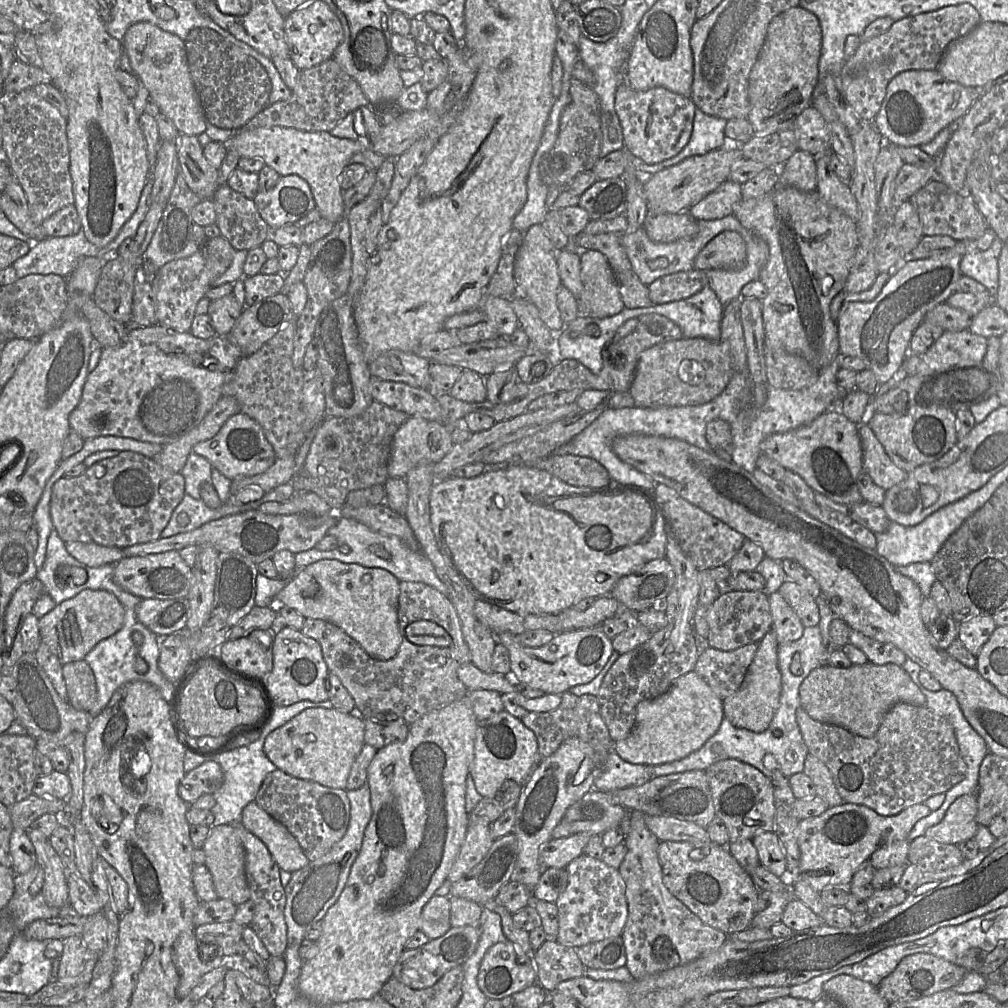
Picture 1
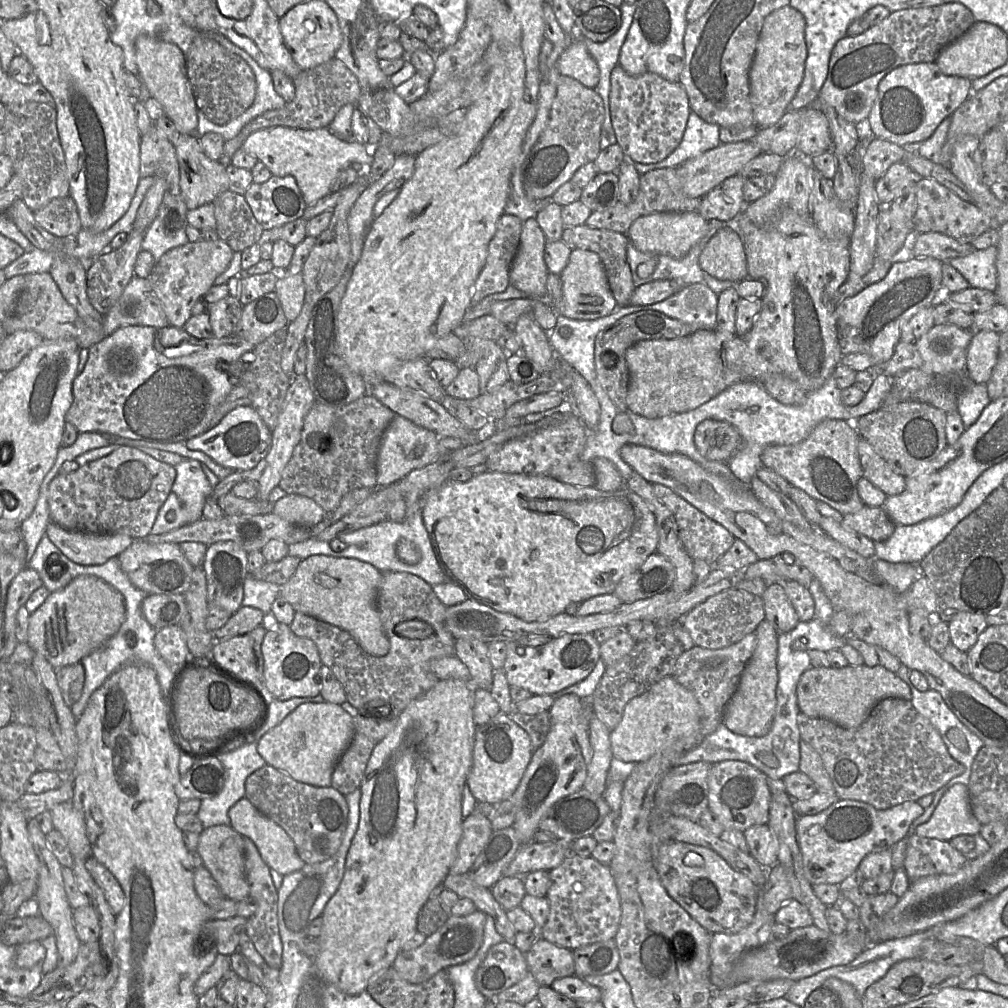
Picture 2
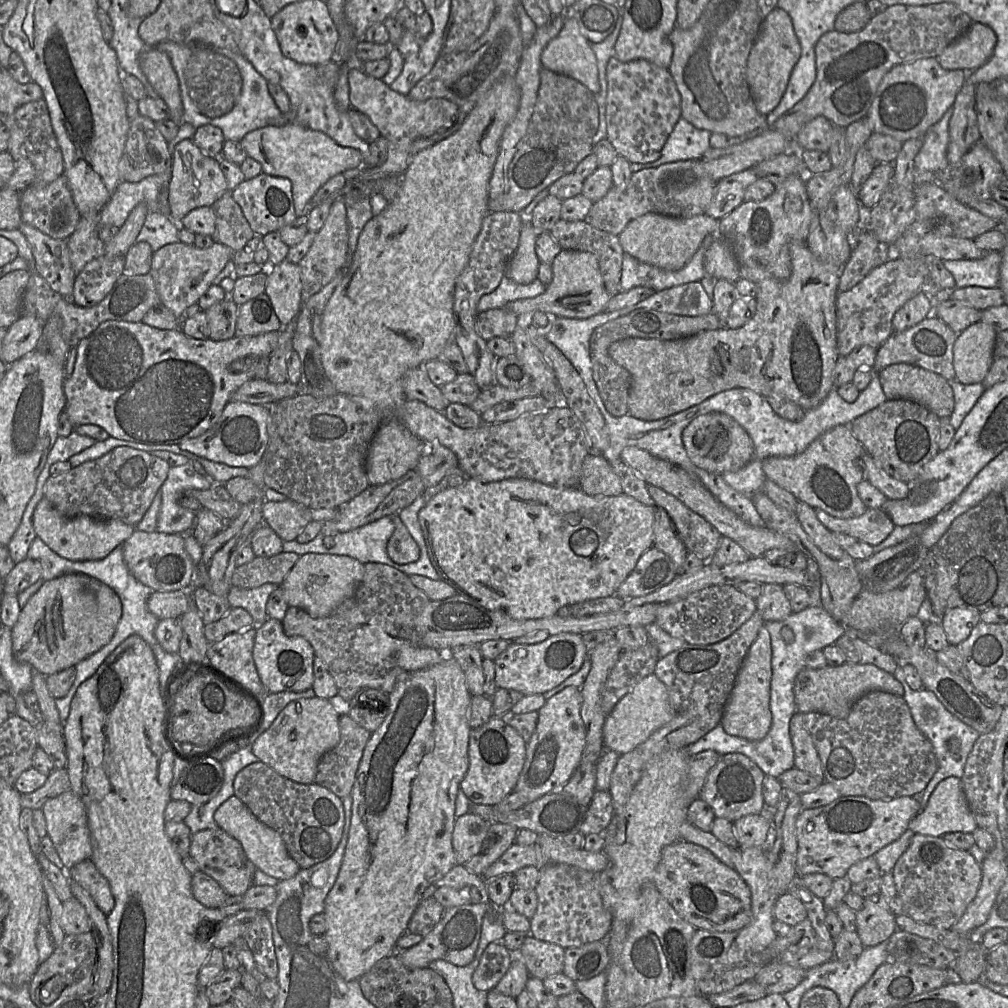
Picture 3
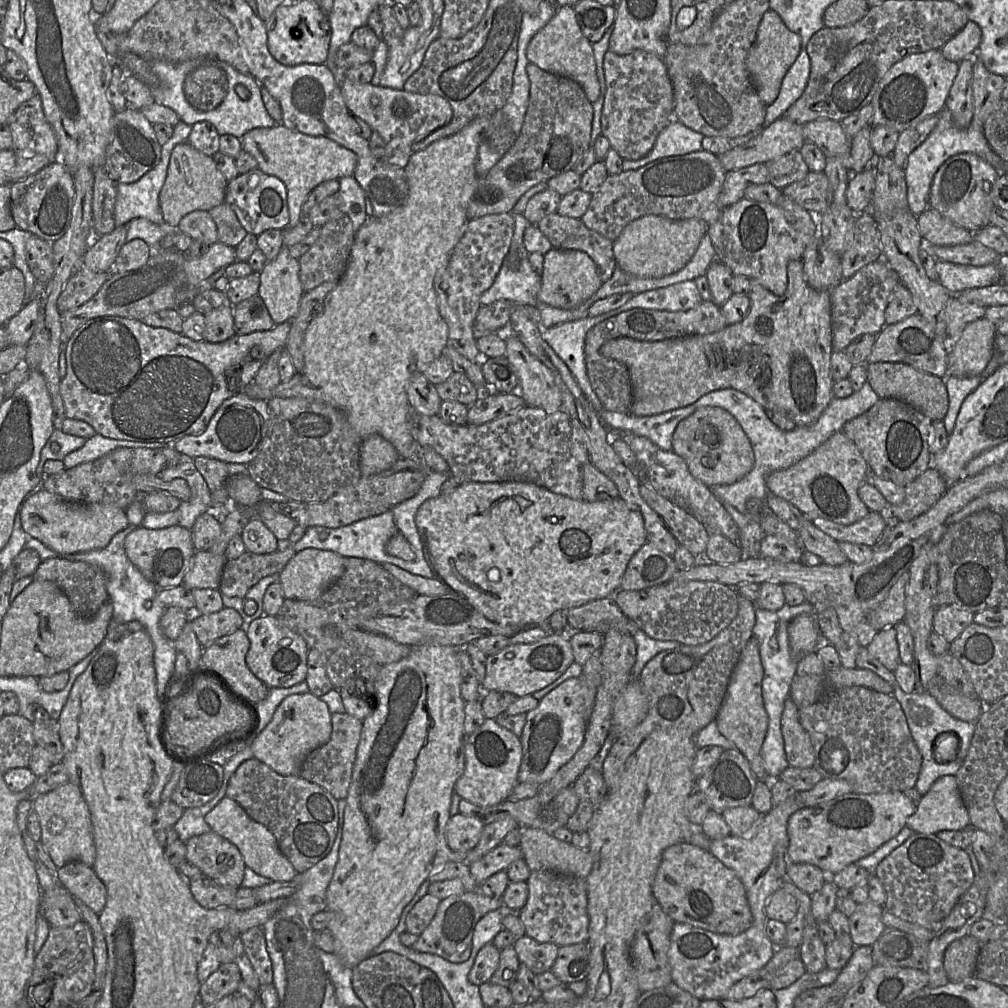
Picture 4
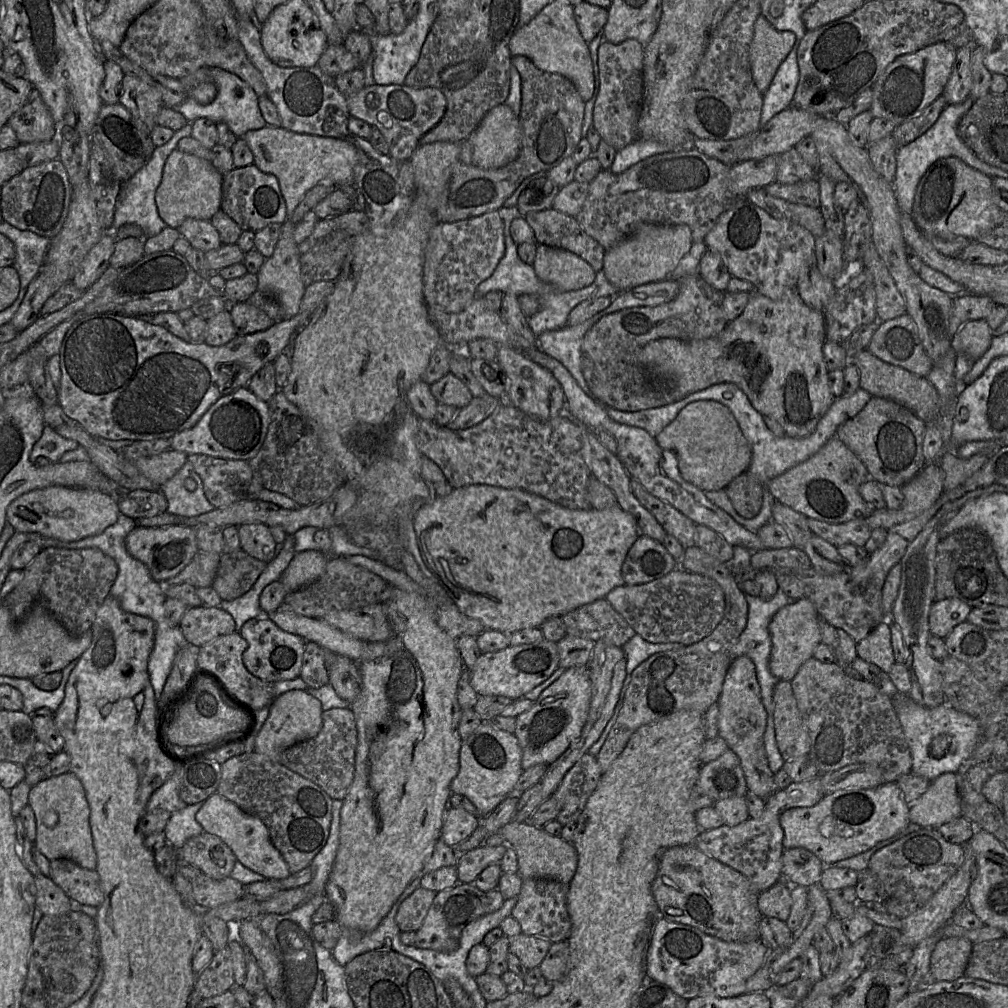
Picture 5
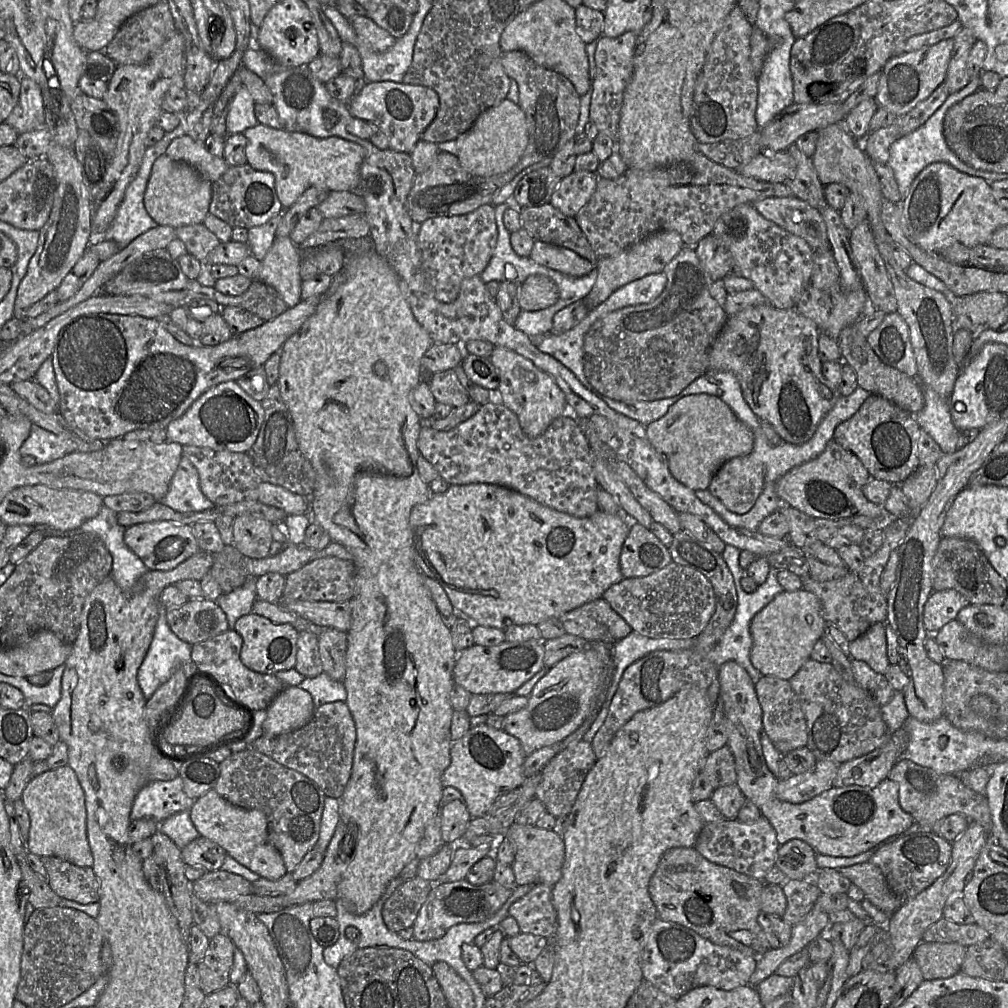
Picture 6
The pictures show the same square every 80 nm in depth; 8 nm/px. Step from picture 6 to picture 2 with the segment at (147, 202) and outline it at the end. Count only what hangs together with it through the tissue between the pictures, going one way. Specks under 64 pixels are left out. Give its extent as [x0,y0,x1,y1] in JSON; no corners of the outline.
[175,135,229,210]

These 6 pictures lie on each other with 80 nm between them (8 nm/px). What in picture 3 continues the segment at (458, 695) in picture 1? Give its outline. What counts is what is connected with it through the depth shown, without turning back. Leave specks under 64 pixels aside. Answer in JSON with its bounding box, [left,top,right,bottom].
[281,562,429,712]

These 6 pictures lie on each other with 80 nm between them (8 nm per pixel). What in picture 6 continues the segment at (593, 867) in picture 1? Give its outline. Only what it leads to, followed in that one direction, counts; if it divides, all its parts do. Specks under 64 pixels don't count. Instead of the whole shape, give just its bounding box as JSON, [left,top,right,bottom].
[509,885,558,941]

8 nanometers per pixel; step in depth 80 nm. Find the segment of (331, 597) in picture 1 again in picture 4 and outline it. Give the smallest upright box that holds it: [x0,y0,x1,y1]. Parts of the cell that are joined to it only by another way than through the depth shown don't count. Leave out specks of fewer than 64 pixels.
[279,548,344,599]

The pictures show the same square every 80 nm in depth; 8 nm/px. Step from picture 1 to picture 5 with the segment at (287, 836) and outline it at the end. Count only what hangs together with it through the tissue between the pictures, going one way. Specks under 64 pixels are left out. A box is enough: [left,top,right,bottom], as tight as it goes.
[196,793,291,880]

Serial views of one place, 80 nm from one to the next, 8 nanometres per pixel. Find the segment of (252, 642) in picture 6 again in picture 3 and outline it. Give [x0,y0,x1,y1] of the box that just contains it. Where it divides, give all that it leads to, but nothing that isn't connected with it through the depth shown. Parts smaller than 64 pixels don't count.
[253,618,315,692]

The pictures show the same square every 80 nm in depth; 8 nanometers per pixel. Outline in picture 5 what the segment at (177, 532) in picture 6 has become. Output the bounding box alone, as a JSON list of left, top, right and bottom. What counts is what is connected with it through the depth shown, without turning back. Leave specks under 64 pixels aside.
[125,525,198,585]

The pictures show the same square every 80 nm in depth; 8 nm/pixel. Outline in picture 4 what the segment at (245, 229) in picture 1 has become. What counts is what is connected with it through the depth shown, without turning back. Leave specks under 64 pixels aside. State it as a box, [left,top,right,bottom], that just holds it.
[209,202,247,248]

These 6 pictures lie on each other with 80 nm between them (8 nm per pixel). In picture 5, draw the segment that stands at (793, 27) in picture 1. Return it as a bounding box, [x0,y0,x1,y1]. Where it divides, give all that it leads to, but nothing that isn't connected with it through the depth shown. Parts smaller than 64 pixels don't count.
[749,15,796,94]

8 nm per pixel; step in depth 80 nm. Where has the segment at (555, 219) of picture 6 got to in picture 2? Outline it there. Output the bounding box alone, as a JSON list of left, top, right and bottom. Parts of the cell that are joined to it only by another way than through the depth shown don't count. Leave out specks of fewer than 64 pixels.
[562,224,636,306]

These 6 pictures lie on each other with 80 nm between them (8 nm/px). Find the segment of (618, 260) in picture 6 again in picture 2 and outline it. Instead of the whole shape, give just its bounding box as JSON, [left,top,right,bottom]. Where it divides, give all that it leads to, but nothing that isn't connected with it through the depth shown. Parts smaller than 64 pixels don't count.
[627,212,709,258]

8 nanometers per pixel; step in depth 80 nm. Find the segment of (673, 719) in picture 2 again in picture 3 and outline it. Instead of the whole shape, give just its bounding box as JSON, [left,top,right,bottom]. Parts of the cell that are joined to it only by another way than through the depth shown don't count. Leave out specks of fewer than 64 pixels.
[603,674,671,755]

